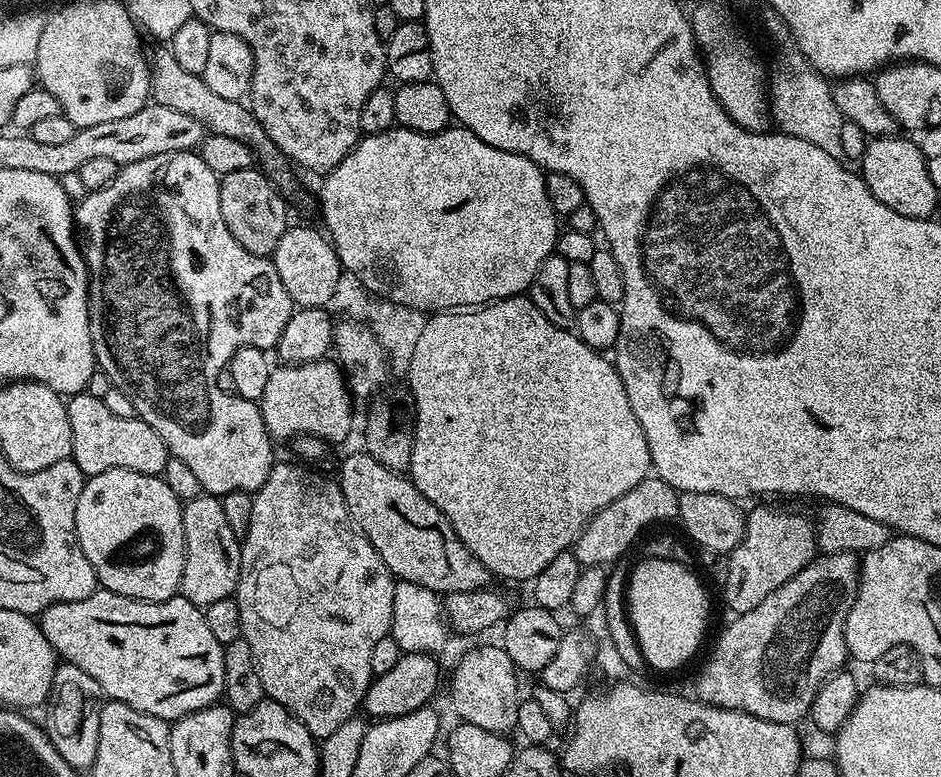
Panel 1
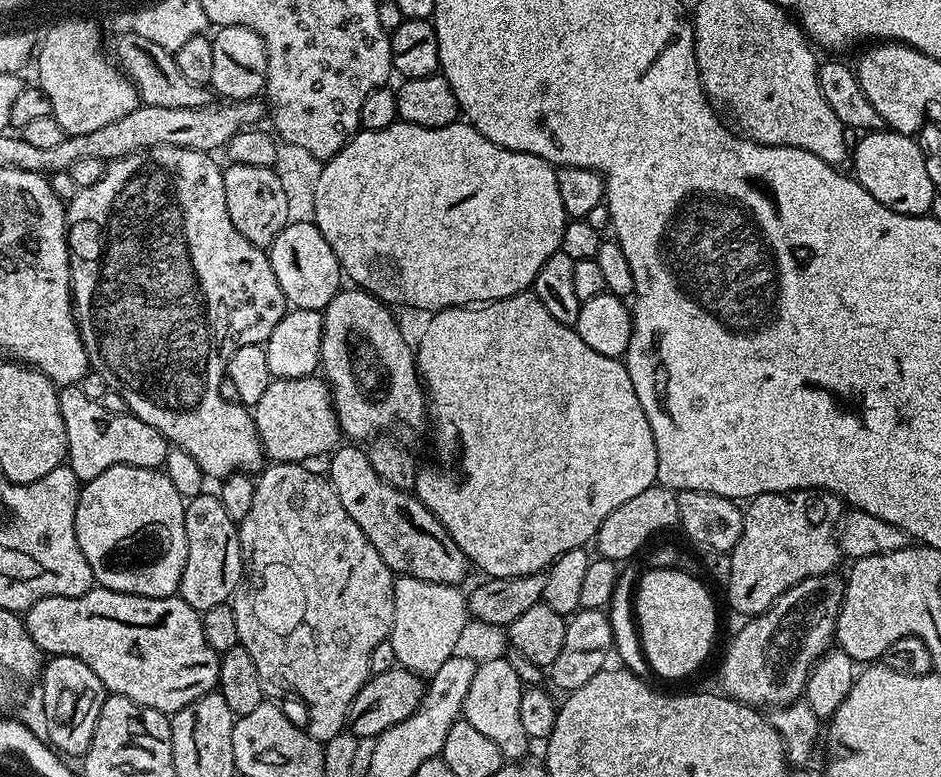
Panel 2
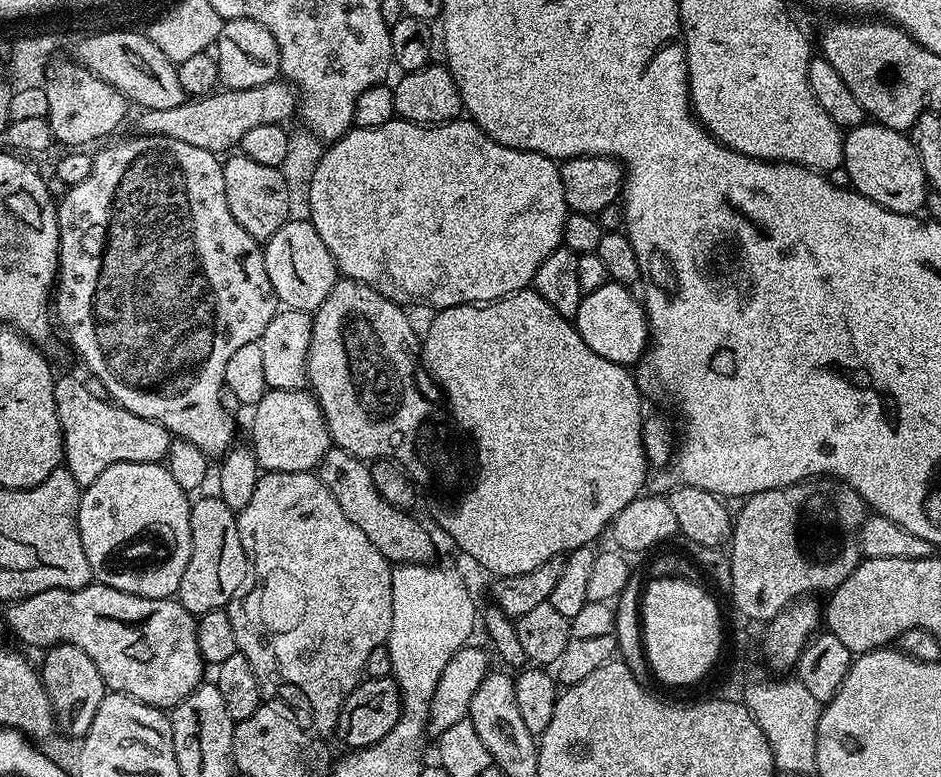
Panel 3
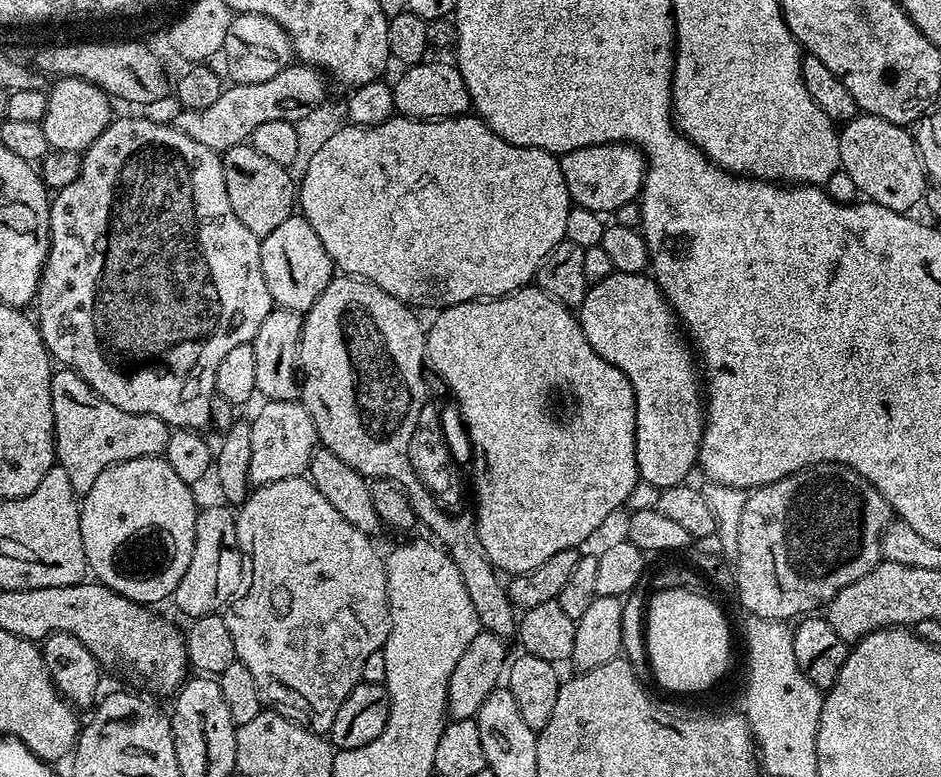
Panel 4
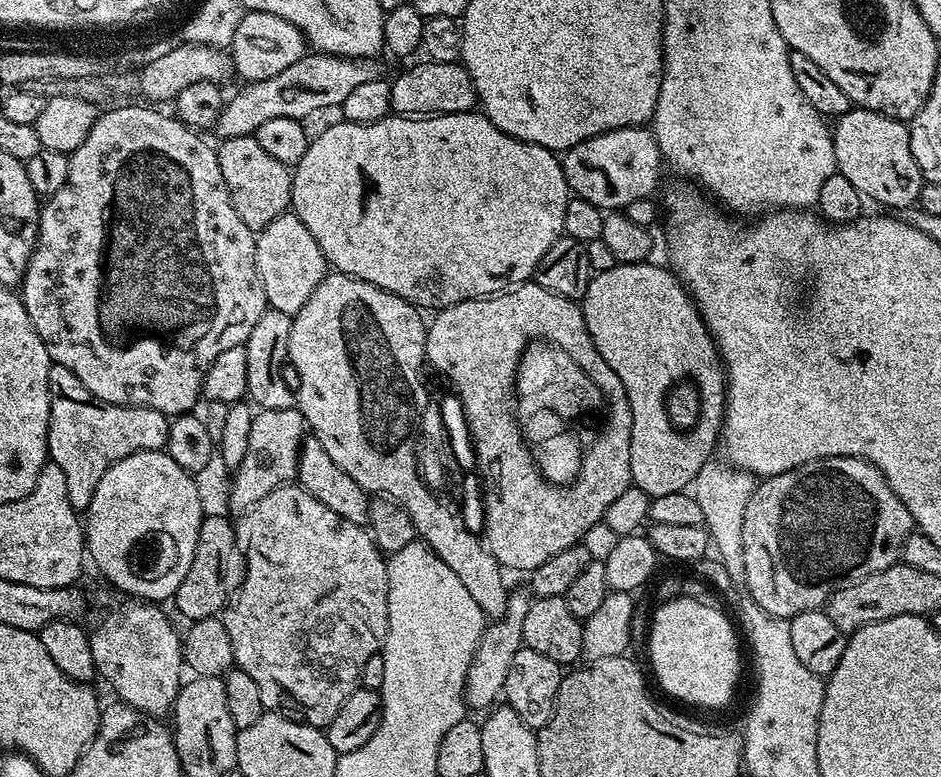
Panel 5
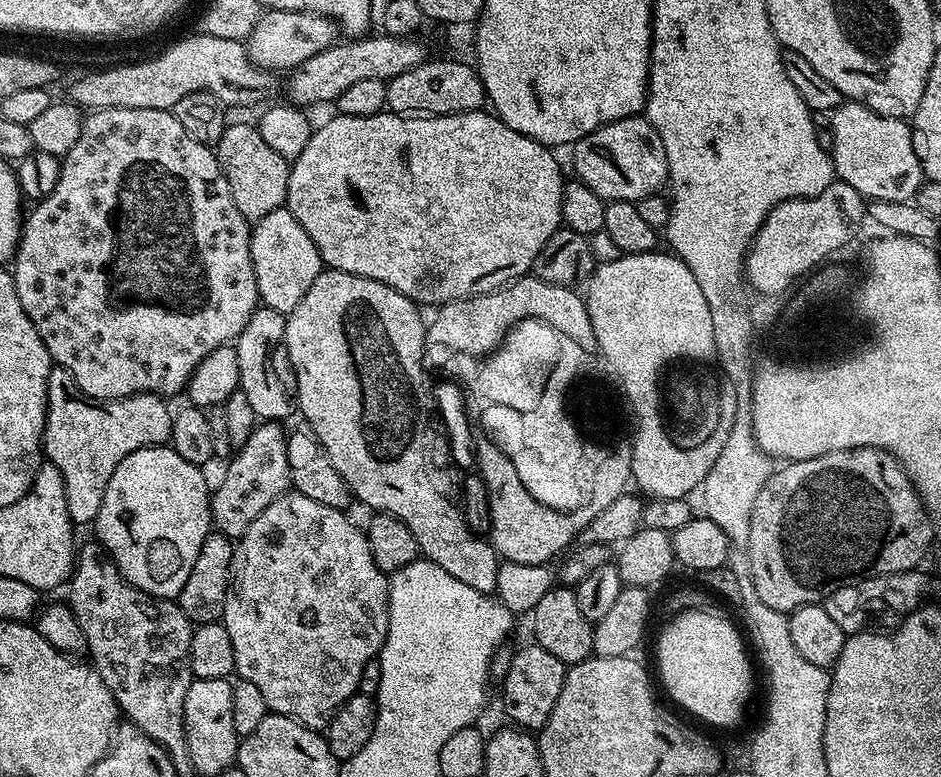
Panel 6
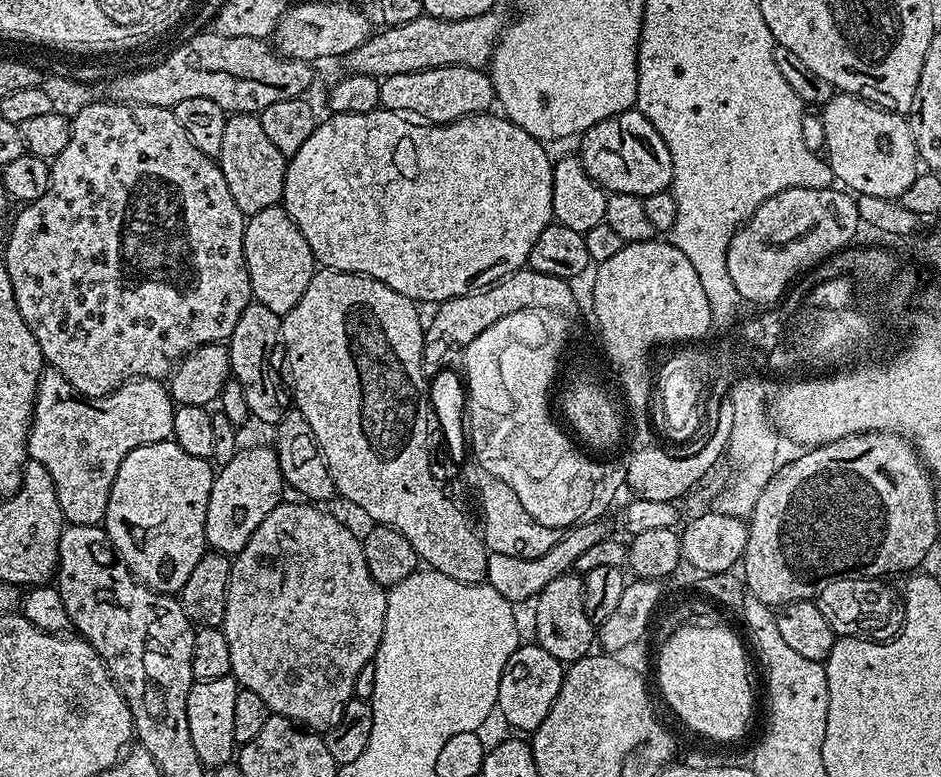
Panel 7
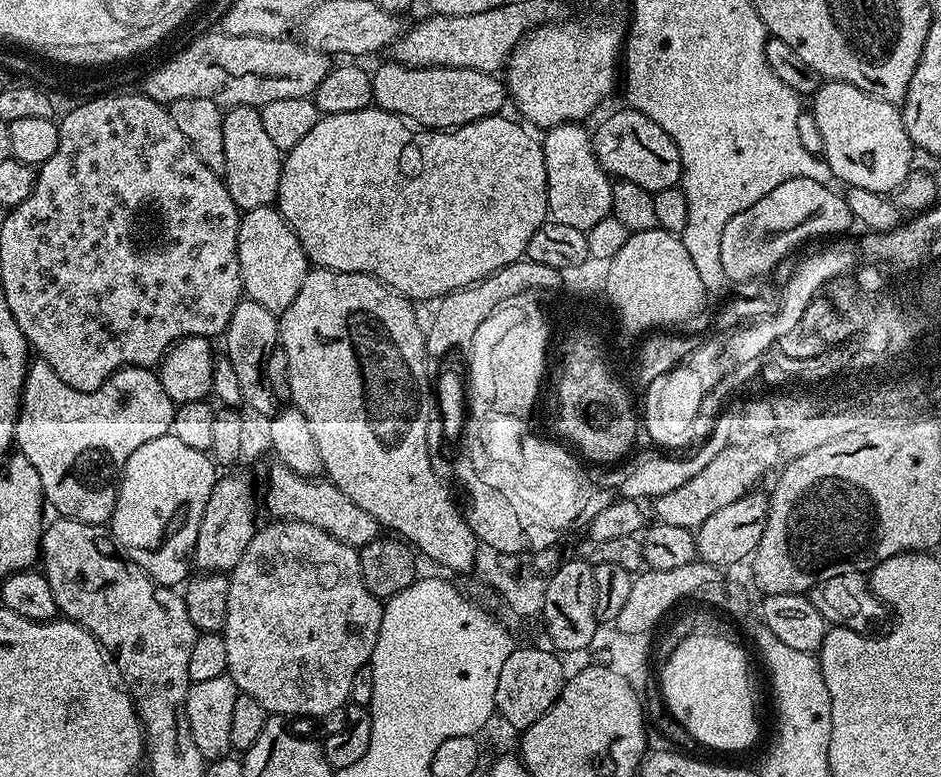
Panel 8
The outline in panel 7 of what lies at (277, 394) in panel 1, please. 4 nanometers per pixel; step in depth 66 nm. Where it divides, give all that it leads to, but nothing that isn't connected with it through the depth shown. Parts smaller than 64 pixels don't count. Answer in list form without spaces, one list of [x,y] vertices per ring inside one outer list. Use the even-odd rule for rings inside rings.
[[[241,447],[234,458],[213,475],[210,498],[206,502],[205,545],[214,552],[241,552],[254,530],[258,530],[262,518],[282,503],[283,492],[286,492],[286,485],[275,447]]]

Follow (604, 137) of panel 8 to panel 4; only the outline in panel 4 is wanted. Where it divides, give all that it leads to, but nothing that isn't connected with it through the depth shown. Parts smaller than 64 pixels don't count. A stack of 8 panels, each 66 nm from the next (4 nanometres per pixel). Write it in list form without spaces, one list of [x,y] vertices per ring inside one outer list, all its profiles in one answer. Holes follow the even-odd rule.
[[[595,144],[570,150],[559,157],[559,162],[573,205],[601,214],[614,214],[618,206],[636,200],[644,184],[646,161],[640,149],[630,144]]]

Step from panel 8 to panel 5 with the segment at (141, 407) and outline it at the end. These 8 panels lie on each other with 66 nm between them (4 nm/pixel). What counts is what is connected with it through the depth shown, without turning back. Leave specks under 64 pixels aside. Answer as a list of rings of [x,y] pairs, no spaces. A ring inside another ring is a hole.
[[[53,364],[48,375],[48,393],[50,394],[50,422],[48,423],[48,454],[51,463],[62,470],[66,478],[66,490],[70,493],[70,506],[78,510],[87,510],[90,498],[94,498],[94,490],[98,482],[102,482],[102,474],[114,466],[122,458],[135,452],[158,452],[168,443],[169,417],[153,408],[133,408],[130,404],[107,404],[96,399],[82,382],[66,366]]]

